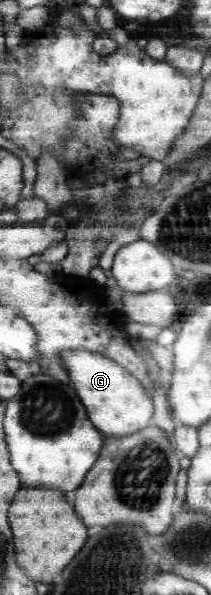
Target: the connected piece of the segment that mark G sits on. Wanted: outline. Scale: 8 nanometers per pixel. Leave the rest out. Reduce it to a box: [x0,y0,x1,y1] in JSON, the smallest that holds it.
[60,348,155,437]

